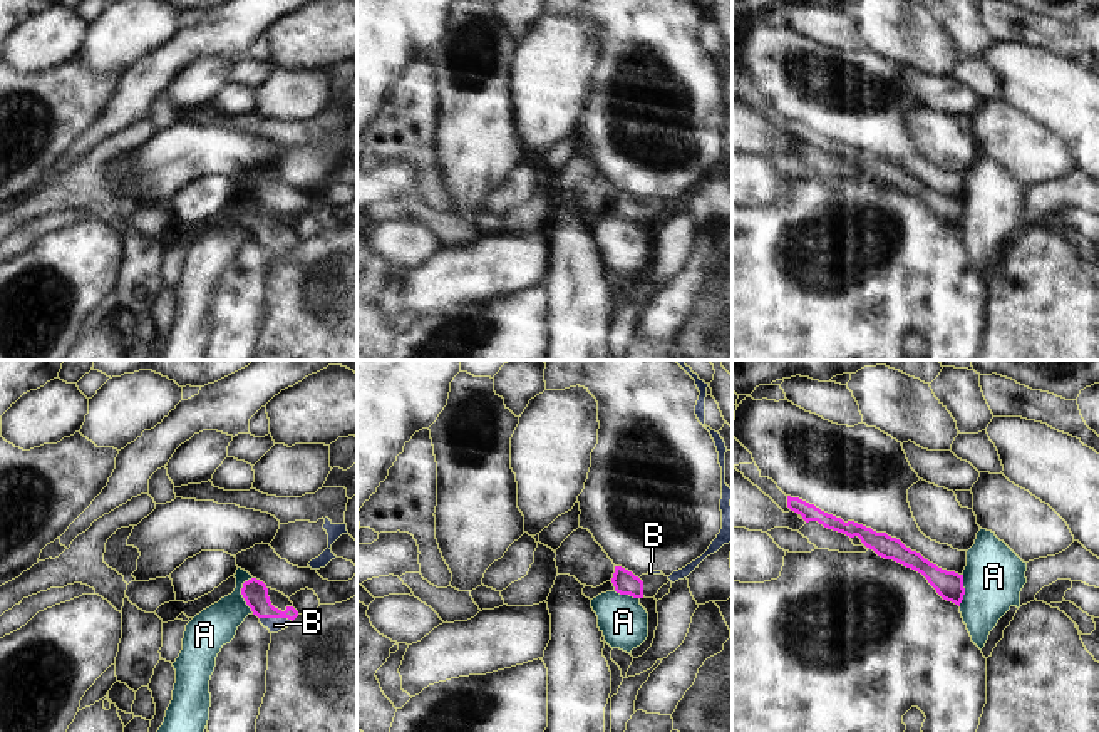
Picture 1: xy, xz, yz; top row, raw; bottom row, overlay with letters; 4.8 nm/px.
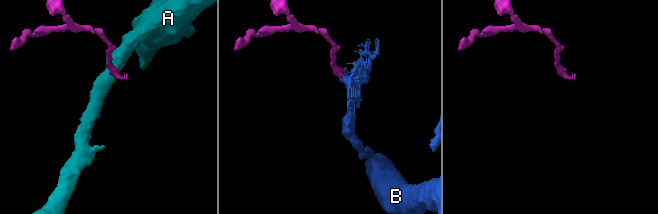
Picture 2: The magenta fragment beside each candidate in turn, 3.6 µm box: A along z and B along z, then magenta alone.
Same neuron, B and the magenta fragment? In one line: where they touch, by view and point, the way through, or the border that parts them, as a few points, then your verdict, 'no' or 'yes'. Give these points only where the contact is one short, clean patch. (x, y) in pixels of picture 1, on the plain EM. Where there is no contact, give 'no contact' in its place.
contact xy (277, 242); way xy (255, 216), (257, 223), (277, 242), (275, 250); yes

